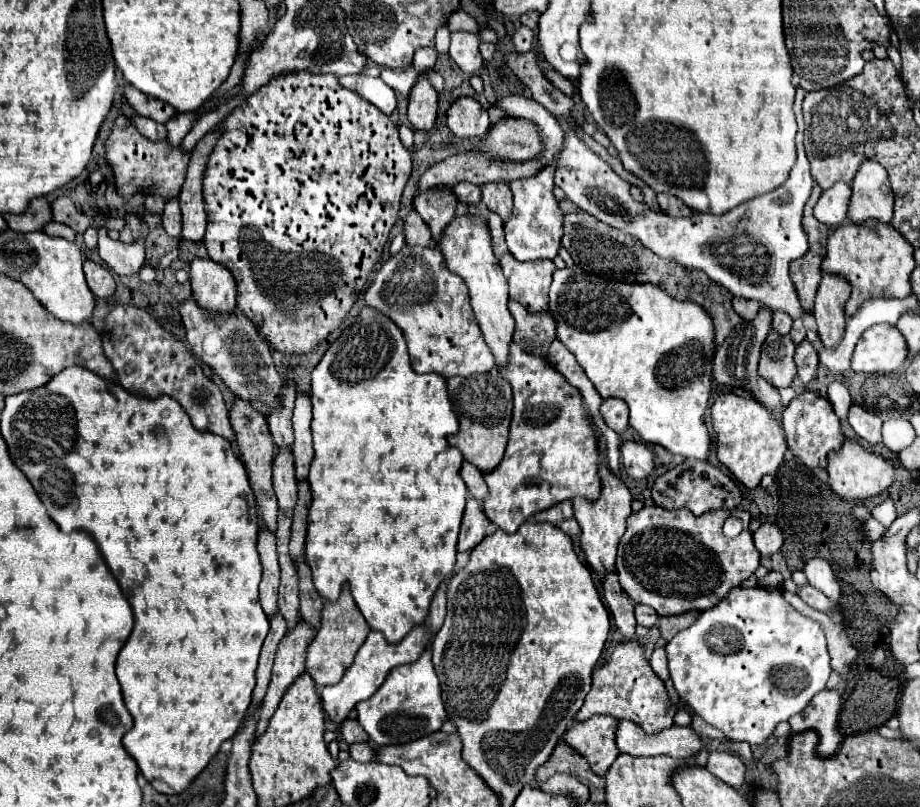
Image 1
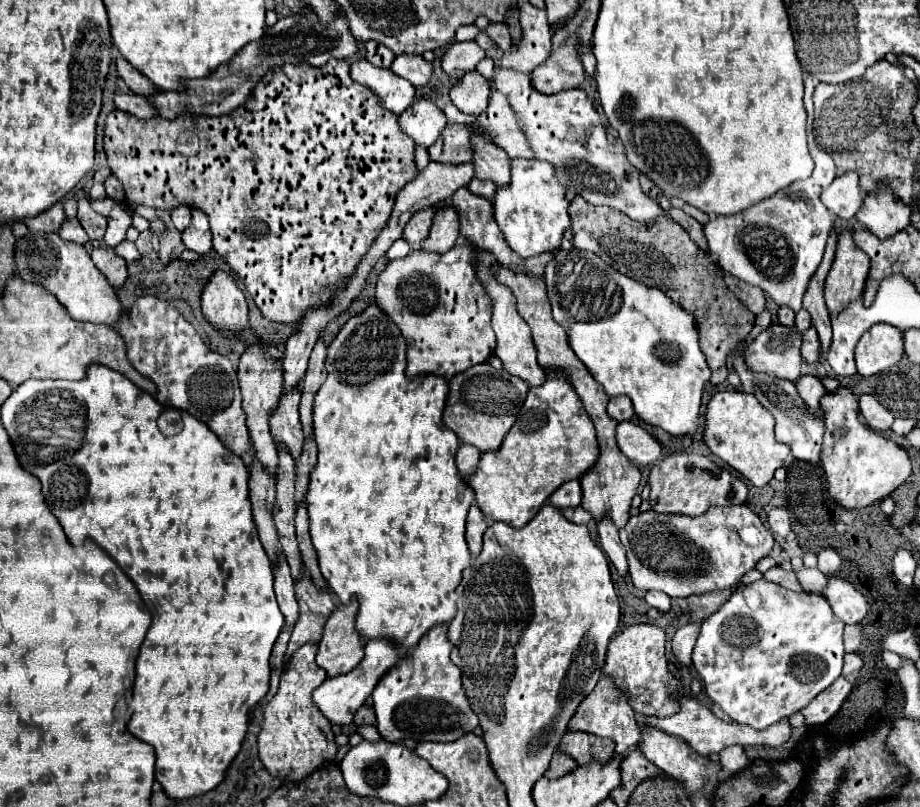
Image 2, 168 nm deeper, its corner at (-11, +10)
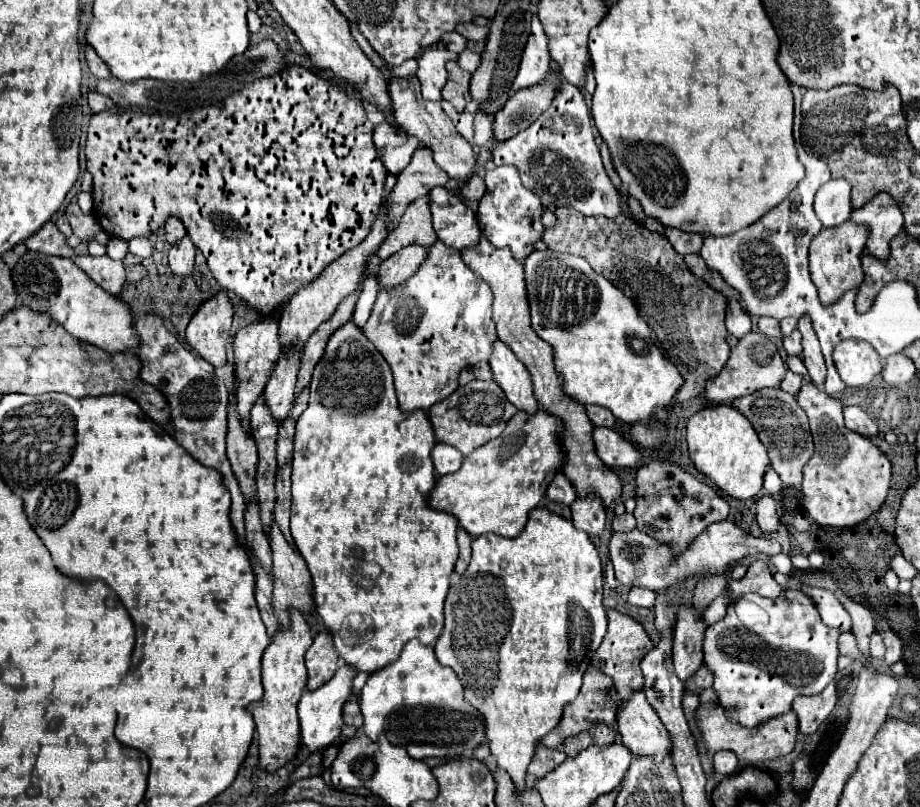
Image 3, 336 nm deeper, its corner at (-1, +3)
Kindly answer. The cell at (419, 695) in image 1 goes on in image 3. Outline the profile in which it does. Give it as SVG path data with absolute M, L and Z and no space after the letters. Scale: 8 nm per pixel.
M412 639L404 653L388 667L374 671L360 693L364 715L362 733L372 741L384 735L390 743L404 747L414 759L470 755L484 743L480 713L464 701L464 687L450 667L440 665L434 647Z

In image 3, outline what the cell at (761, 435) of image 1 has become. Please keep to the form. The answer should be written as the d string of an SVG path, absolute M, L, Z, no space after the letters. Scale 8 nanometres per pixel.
M716 403L700 409L686 425L688 453L696 469L708 475L718 489L736 499L750 499L762 491L764 473L770 467L766 447L760 443L752 423L732 405Z

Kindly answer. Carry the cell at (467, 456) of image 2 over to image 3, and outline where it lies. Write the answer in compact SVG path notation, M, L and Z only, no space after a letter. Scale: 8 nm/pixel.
M436 443L432 451L432 461L434 461L436 475L450 475L462 467L464 457L460 455L458 449L444 445L444 443Z

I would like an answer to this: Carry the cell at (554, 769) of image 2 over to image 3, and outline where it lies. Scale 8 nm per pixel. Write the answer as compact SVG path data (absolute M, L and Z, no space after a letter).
M540 745L536 749L536 755L532 757L532 763L528 767L528 775L542 779L546 773L554 771L560 763L564 763L564 759L566 759L566 755L560 749L548 749L548 747Z

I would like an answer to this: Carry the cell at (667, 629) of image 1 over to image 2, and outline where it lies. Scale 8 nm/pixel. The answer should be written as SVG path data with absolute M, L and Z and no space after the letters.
M726 588L726 592L706 592L698 596L690 596L688 604L692 610L692 622L704 620L706 616L718 612L718 608L732 596L734 588Z

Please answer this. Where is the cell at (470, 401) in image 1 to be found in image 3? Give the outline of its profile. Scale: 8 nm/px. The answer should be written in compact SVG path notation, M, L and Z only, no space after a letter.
M470 381L458 387L450 397L438 401L430 407L428 417L434 427L434 435L438 443L446 443L456 447L462 455L470 455L476 447L484 447L490 439L498 437L508 419L516 415L516 407L506 399L502 387L496 381Z

